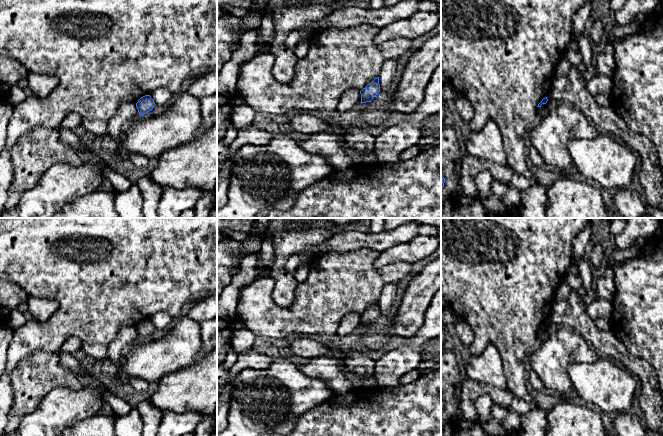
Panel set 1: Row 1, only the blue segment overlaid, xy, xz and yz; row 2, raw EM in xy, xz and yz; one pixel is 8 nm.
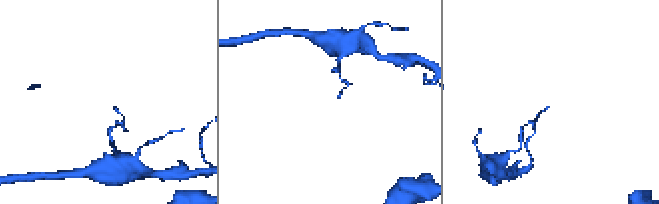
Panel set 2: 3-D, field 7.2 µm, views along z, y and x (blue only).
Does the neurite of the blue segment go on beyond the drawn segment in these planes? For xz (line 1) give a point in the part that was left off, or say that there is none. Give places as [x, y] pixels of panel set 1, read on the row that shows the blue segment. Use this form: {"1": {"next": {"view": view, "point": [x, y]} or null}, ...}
{"1": {"next": null}}

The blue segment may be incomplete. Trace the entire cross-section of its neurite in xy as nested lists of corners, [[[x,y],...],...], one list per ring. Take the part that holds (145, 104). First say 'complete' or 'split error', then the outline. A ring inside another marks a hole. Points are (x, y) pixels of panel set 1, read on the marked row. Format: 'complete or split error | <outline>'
complete | [[[145,95],[141,97],[136,103],[136,107],[138,109],[139,115],[143,115],[151,111],[155,105],[156,104],[150,95]]]

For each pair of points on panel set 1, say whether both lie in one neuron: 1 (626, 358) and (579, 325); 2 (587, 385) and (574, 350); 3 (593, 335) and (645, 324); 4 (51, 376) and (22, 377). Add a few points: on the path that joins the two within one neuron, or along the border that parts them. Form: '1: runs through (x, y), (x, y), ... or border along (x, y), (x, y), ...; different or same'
1: runs through (614, 348), (591, 333); same
2: border along (601, 356), (592, 362), (577, 363); different
3: border along (610, 330), (627, 348); different
4: runs through (44, 376), (29, 377); same

